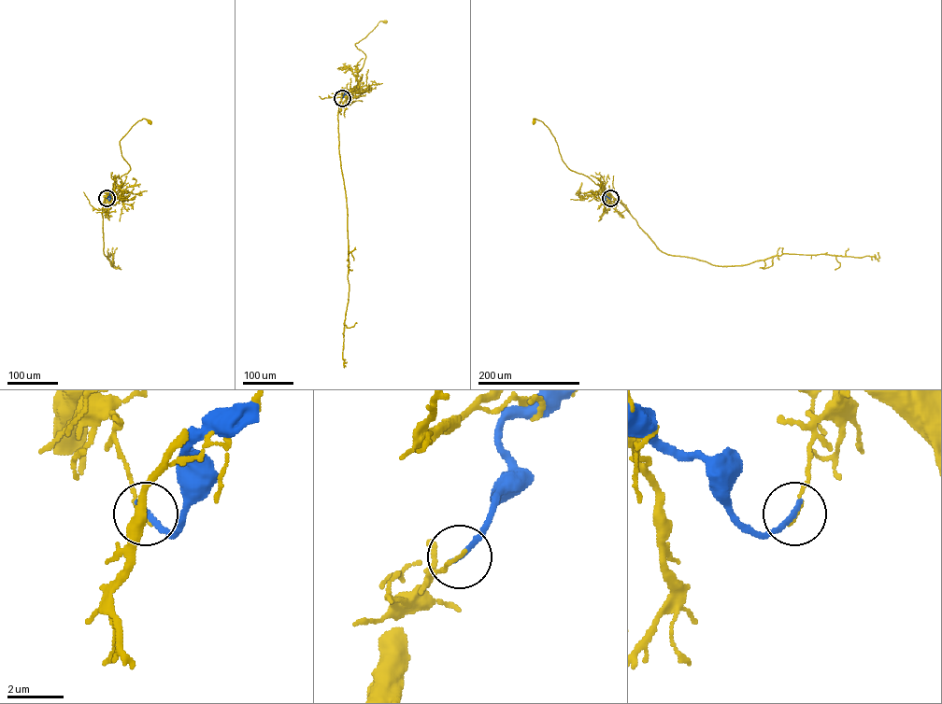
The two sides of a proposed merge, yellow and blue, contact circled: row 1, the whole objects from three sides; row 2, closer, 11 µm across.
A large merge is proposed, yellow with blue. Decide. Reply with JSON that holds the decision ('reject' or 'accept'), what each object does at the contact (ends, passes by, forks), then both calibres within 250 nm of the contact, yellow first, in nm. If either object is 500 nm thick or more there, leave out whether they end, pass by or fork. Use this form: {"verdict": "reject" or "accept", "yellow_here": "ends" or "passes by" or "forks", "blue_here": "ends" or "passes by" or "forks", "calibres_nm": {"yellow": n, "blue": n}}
{"verdict": "reject", "yellow_here": "ends", "blue_here": "ends", "calibres_nm": {"yellow": 100, "blue": 200}}

